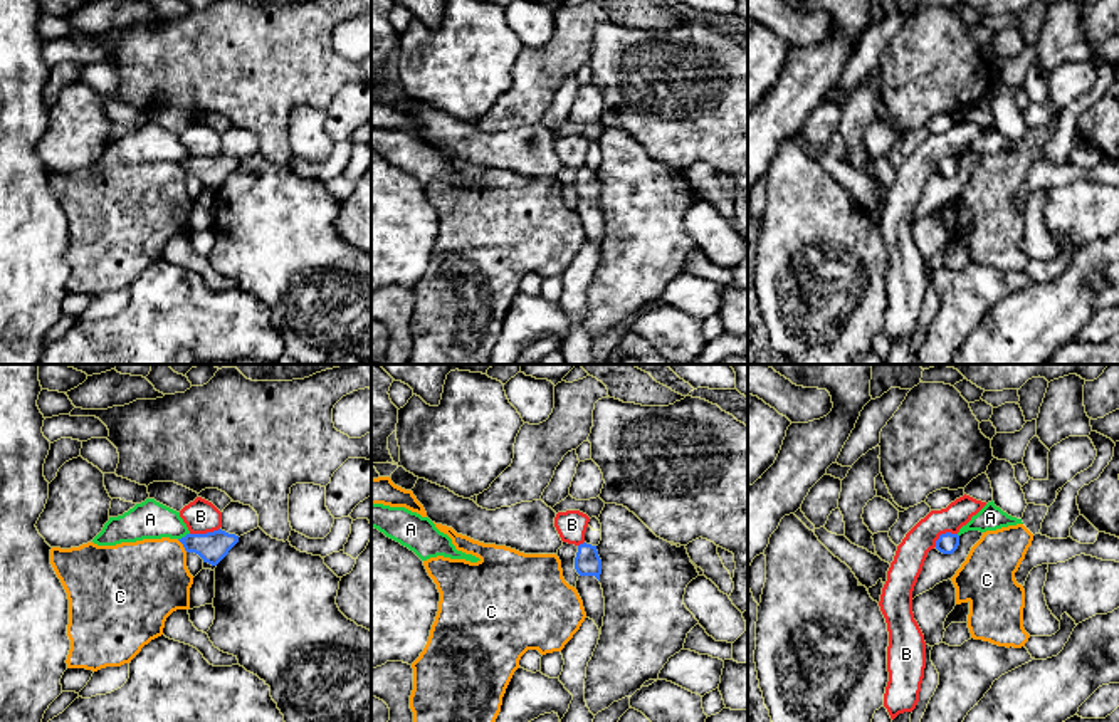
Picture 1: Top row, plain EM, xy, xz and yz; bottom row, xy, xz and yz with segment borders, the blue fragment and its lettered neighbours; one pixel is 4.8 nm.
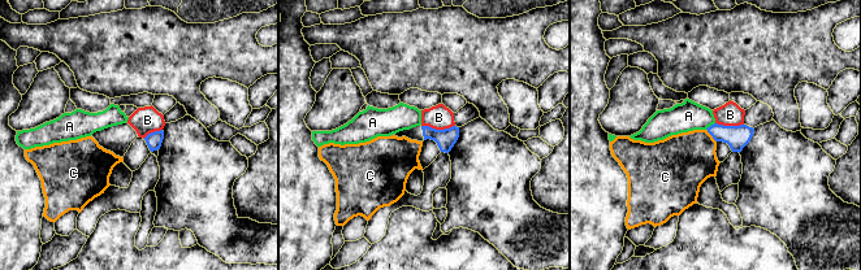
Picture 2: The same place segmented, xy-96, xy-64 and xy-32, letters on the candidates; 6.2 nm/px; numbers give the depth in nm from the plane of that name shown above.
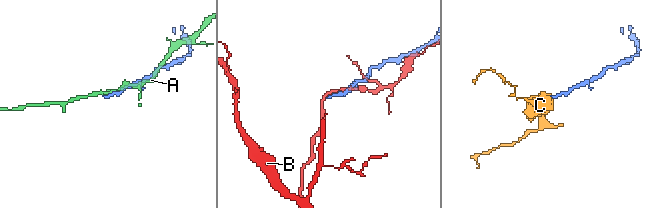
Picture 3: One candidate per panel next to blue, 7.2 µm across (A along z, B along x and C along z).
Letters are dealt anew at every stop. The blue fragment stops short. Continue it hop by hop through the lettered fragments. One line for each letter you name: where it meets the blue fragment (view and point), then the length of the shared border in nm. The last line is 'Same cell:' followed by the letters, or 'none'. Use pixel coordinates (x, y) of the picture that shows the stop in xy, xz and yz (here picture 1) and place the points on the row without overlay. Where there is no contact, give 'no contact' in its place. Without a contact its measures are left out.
Same cell: none

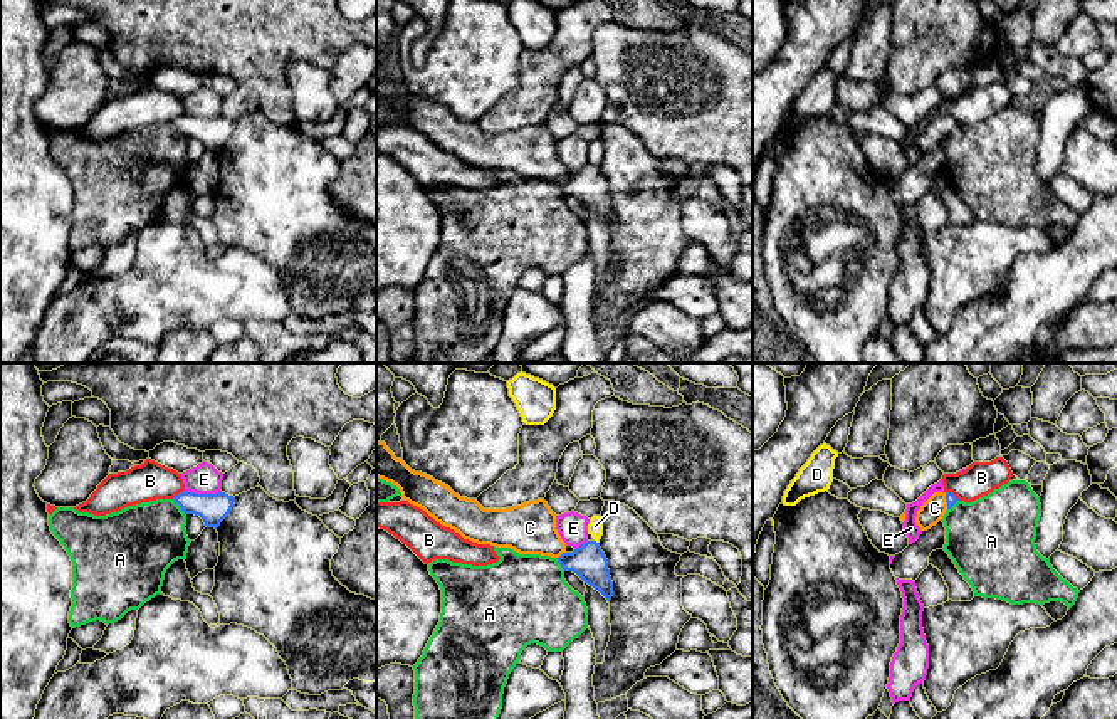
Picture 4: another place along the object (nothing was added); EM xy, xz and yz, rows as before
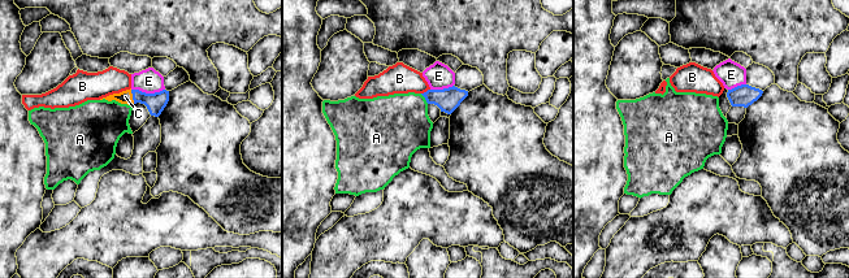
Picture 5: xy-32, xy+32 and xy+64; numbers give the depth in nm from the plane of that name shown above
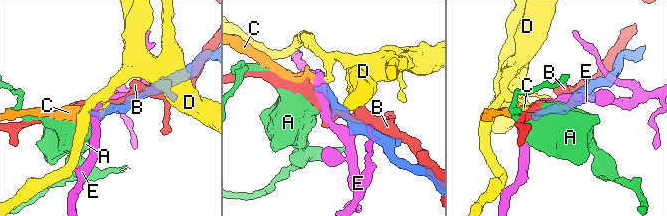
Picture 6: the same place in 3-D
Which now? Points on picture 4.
C: meets blue in xz at (561, 178); contact 50 nm long
Same cell: C

